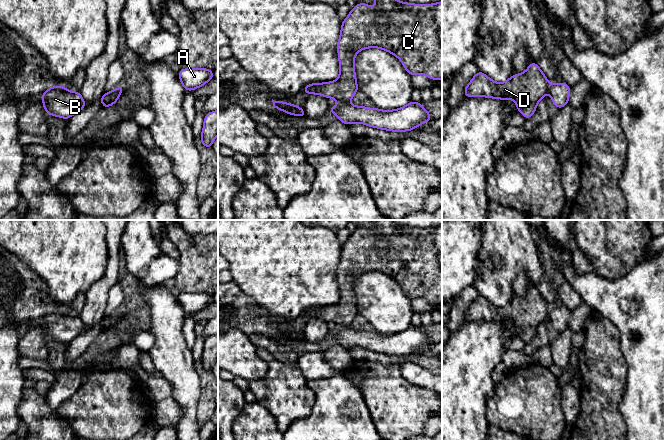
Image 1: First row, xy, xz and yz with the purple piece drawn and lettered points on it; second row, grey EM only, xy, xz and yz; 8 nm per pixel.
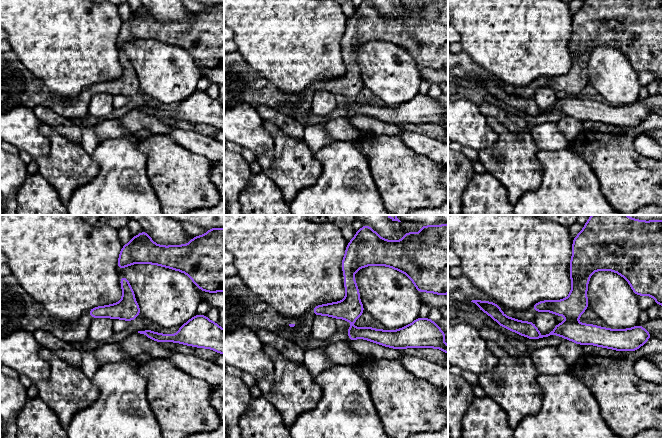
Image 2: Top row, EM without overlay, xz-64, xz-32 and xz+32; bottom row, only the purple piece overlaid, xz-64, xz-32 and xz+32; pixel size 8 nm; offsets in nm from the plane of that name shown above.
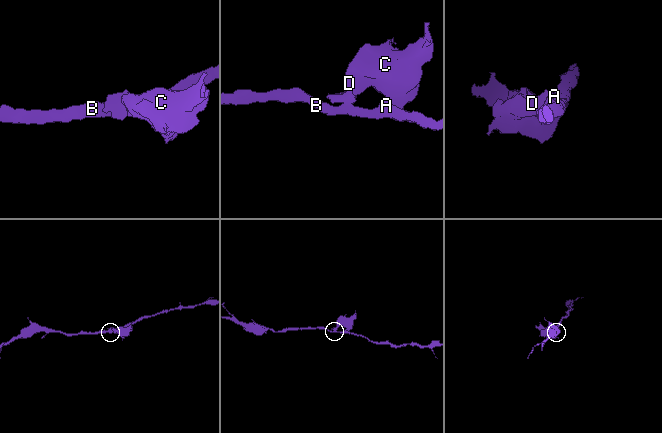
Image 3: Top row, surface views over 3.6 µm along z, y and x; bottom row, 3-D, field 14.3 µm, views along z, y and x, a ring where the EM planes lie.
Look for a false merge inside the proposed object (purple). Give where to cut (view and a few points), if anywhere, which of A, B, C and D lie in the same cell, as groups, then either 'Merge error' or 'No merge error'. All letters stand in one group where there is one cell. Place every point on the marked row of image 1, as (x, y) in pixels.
Split along xz (340, 102), (347, 103). Groups: A B / C D. Merge error

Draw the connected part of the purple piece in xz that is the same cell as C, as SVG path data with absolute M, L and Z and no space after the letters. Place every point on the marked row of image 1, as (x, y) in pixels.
M374 0L378 5L373 8L365 3L357 3L347 18L342 21L341 33L337 43L340 74L337 80L326 83L311 83L302 91L334 98L339 103L348 103L359 90L354 68L355 55L365 48L380 48L400 59L409 75L424 74L433 80L442 80L442 2L428 5L411 4L398 0Z

